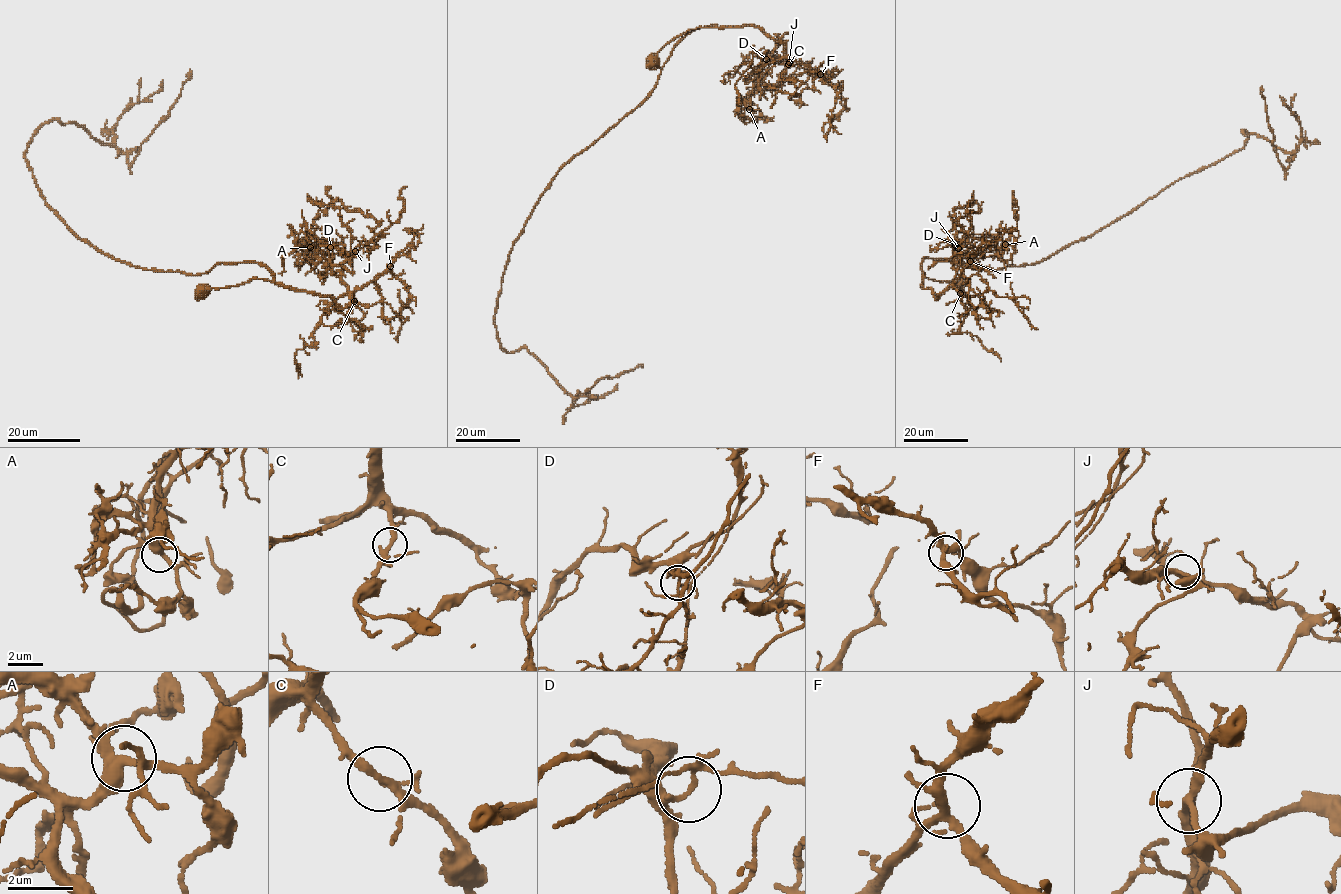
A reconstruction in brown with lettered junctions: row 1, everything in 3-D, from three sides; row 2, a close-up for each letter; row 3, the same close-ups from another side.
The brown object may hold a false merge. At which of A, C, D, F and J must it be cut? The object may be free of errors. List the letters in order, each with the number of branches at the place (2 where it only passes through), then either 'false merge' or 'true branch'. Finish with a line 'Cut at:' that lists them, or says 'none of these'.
A: branches 4; true branch
C: branches 4; true branch
D: branches 4; false merge
F: branches 5; true branch
J: branches 4; true branch
Cut at: D

